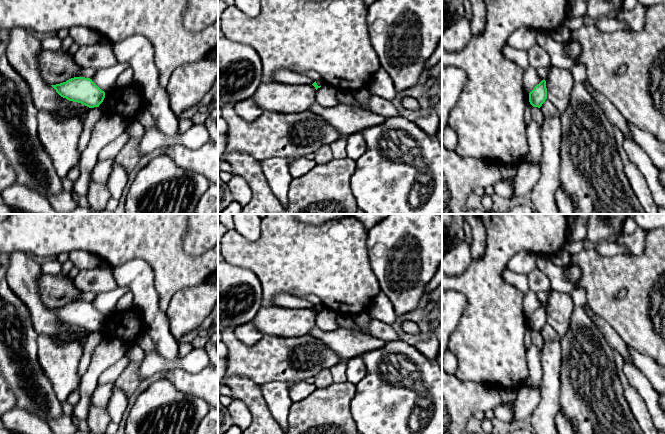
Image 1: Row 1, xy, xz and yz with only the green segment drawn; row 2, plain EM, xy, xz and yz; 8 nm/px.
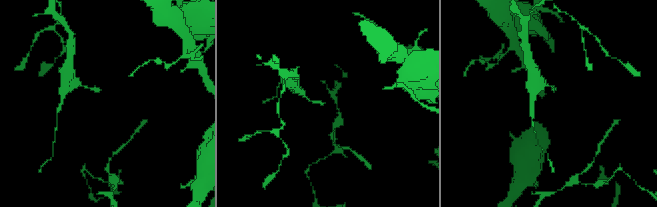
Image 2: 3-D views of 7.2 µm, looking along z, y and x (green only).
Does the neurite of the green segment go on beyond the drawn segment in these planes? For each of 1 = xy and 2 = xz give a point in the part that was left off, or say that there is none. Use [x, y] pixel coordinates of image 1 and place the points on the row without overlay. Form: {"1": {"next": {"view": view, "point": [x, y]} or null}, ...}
{"1": {"next": null}, "2": {"next": null}}

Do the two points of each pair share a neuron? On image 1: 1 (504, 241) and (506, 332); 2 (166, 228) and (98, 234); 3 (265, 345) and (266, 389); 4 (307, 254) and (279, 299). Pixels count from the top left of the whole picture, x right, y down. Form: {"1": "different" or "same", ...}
{"1": "same", "2": "same", "3": "different", "4": "different"}

